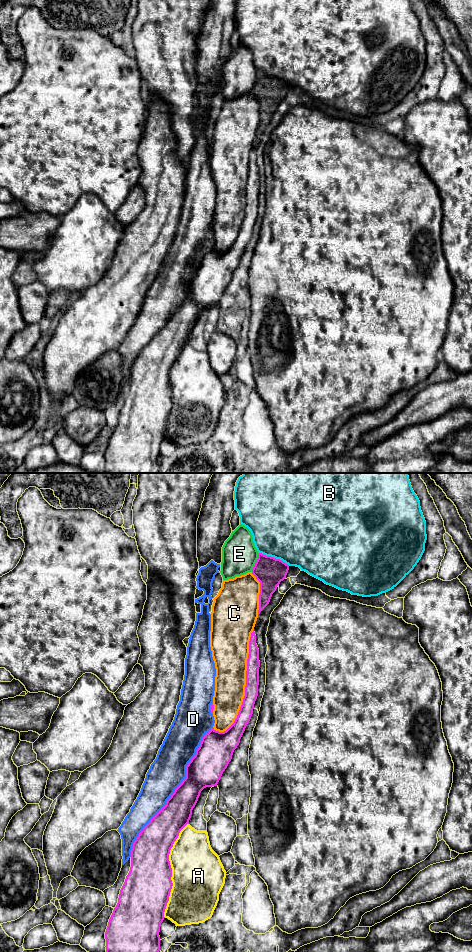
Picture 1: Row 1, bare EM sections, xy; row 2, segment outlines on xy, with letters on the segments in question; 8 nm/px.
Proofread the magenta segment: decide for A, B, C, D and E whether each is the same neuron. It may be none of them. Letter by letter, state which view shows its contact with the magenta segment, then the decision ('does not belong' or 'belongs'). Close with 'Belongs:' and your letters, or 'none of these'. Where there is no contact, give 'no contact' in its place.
A: xy | does not belong
B: xy | does not belong
C: xy | does not belong
D: xy | does not belong
E: xy | does not belong
Belongs: none of these

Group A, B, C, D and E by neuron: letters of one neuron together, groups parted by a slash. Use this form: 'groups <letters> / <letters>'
groups A / B / C E / D

